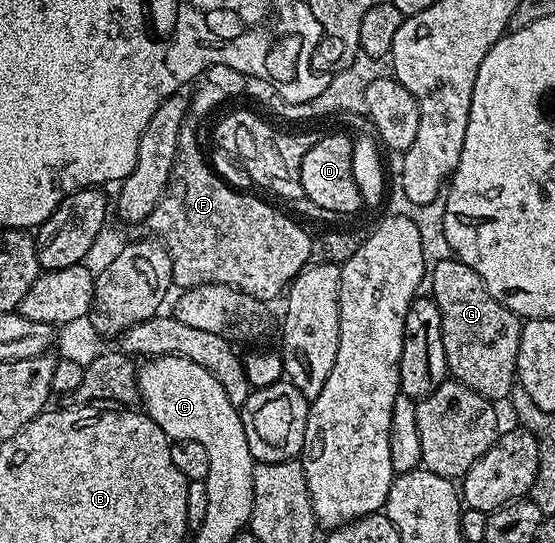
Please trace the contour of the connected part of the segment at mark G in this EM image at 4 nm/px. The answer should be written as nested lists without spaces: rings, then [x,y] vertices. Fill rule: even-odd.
[[[456,258],[433,265],[428,276],[428,288],[429,284],[442,319],[449,375],[485,400],[499,402],[505,396],[507,399],[516,387],[518,339],[523,321],[488,294],[488,286],[484,286],[476,270],[464,266],[464,262]]]

